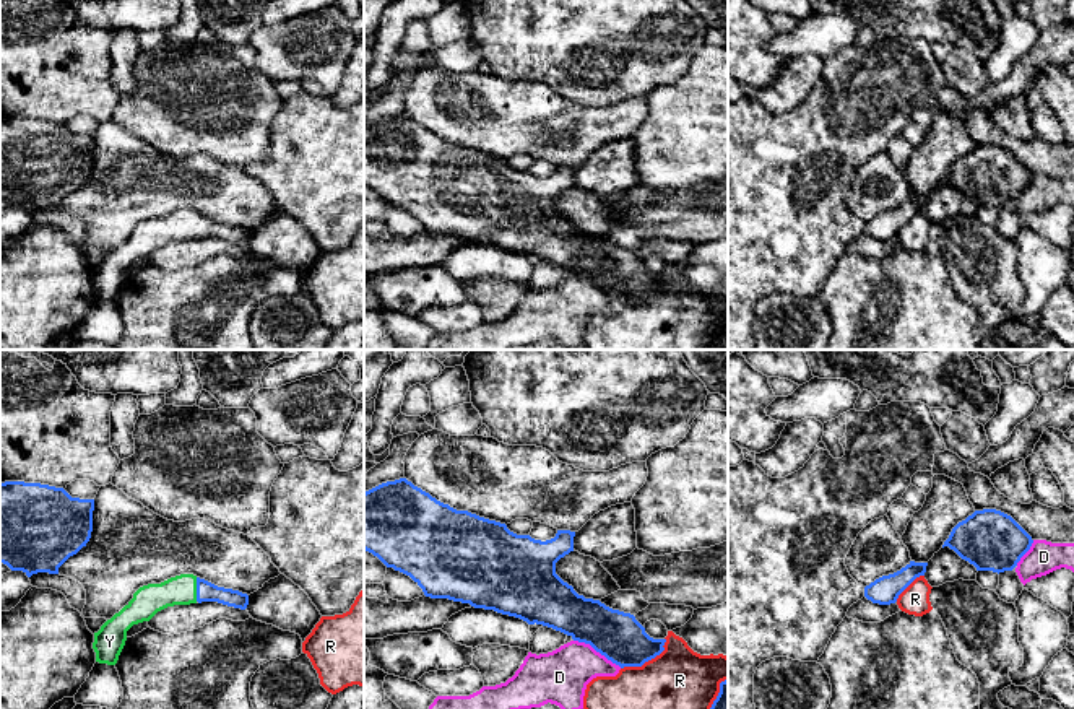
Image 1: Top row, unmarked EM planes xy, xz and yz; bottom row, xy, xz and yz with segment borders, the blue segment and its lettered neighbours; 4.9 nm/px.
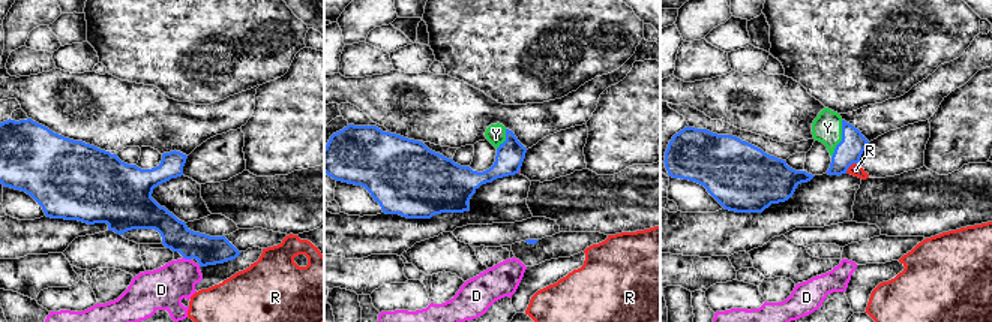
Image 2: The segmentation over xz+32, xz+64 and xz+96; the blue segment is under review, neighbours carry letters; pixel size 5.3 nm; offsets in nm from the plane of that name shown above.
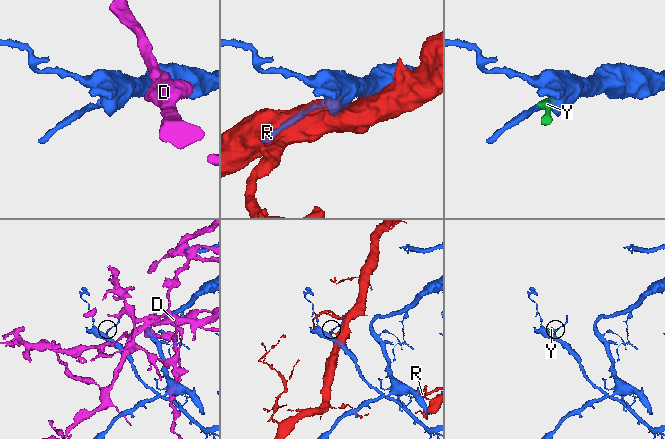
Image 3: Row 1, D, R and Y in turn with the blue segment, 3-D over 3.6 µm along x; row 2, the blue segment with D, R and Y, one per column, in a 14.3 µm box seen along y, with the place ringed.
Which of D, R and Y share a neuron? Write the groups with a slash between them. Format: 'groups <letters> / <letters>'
groups D / R / Y

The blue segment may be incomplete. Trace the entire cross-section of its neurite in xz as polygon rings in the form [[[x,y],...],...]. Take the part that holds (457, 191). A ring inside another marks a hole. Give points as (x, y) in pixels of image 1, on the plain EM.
[[[406,114],[382,119],[364,128],[364,185],[377,192],[387,203],[409,211],[431,234],[448,234],[474,244],[494,246],[515,252],[528,260],[543,260],[590,280],[613,299],[642,302],[665,286],[666,275],[653,275],[634,250],[613,246],[600,236],[578,231],[572,221],[556,210],[556,198],[574,187],[575,167],[557,166],[546,177],[530,171],[517,171],[505,159],[489,156],[468,146],[457,146],[414,122]]]

